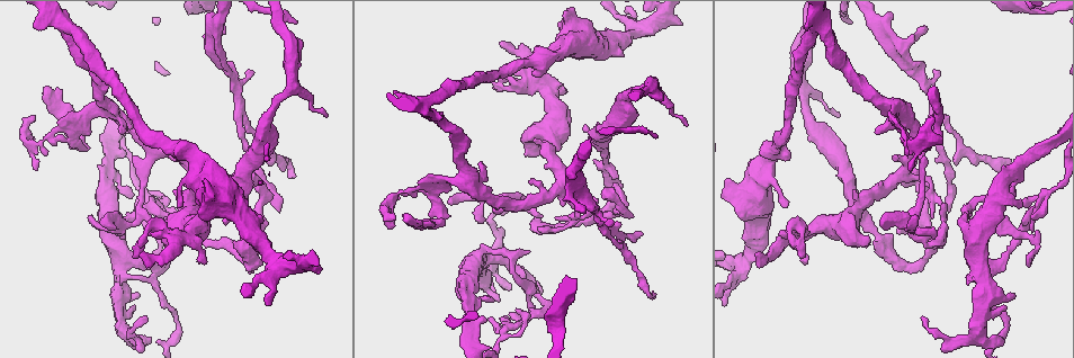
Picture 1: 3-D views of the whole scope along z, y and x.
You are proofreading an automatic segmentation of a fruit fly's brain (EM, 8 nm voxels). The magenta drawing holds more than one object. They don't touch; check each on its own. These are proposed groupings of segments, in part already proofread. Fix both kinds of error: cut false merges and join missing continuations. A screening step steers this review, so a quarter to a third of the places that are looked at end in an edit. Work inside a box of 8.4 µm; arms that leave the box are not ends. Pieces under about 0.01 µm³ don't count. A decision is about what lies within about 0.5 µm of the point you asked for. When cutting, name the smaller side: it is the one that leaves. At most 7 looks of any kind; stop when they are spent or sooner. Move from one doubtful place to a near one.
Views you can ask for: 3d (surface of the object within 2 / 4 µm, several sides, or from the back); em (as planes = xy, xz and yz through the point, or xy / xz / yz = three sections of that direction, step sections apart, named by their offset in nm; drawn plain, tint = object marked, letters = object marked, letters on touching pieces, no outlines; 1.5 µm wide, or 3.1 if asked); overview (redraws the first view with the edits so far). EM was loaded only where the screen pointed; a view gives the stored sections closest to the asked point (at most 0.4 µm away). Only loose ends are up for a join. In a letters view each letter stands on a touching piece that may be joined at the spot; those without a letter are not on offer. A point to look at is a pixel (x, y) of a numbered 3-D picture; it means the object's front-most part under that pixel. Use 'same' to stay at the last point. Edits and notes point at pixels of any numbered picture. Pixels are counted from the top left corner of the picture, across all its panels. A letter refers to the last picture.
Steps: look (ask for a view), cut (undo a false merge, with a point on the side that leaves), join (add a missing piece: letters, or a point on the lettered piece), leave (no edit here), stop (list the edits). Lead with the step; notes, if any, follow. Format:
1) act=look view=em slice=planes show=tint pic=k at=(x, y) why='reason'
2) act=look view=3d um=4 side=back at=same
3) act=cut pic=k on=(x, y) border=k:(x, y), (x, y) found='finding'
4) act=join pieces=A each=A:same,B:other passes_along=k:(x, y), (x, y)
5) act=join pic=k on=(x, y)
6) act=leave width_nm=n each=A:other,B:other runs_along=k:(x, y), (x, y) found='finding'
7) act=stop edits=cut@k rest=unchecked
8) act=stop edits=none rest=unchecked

act=look view=3d um=2 pic=1 at=(147, 321) why='thin end'

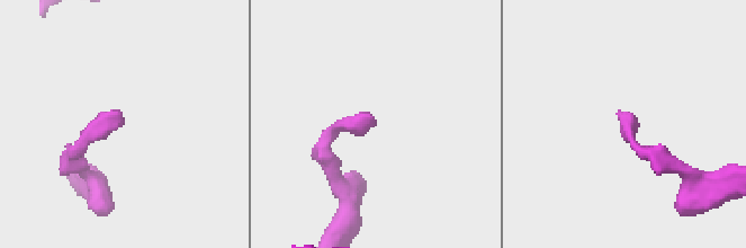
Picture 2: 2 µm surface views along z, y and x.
act=look view=em slice=planes show=tint pic=2 at=(624, 120)

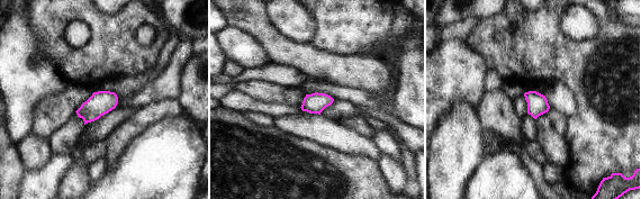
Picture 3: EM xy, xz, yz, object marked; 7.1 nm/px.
act=look view=em slice=planes show=letters at=same

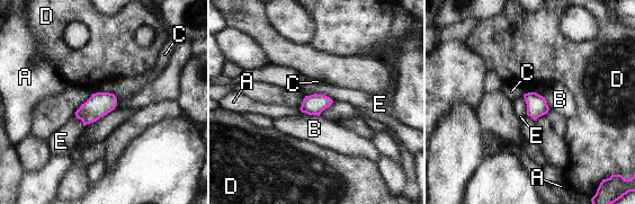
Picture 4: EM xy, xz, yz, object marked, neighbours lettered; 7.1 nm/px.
act=leave each=A:other,B:other,C:other,D:other,E:other border=4:(305, 95), (323, 94), (333, 100) found='no lettered piece goes on from it'

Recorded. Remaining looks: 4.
act=look view=3d um=4 pic=1 at=(126, 225) why='a fork'

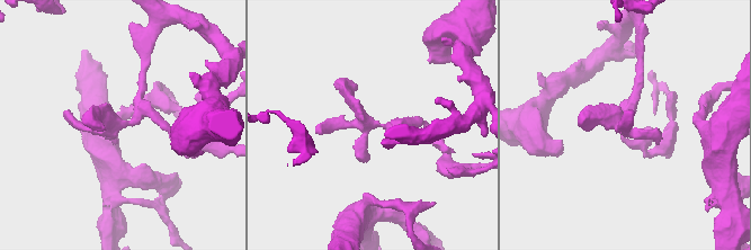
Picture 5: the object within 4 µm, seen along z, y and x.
act=look view=em slice=planes show=letters pic=5 at=(370, 127)

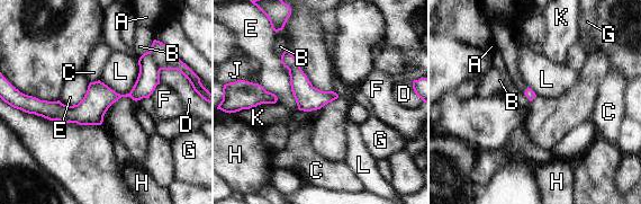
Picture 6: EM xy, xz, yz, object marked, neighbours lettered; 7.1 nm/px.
act=cut pic=6 on=(164, 59) width_nm=70 each=A:other,B:other,C:other,D:other,E:other,F:other,G:other,H:other,J:other,K:other,L:other border=6:(150, 51), (151, 58), (159, 71) found='a second neuron is stuck on'

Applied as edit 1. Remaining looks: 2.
act=look view=em slice=yz step=8 show=tint pic=1 at=(155, 265) why='abrupt turn'

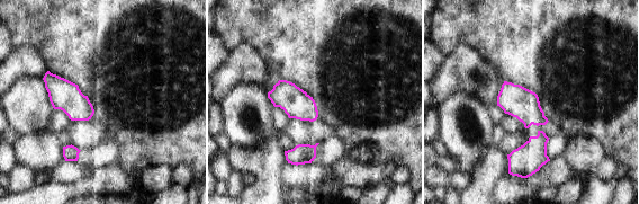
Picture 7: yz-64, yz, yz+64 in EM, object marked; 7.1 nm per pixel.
act=look view=em slice=yz step=8 show=letters at=same

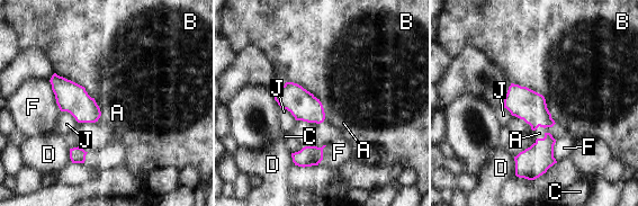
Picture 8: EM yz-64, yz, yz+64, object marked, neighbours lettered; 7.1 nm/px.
act=leave longest_contact=B:340nm each=A:other,B:other,C:other,D:other,F:other,J:other border=8:(54, 72), (81, 84), (93, 98) found='continuous, no second neuron'

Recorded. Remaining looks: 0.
act=stop edits=cut@6 rest=unchecked

